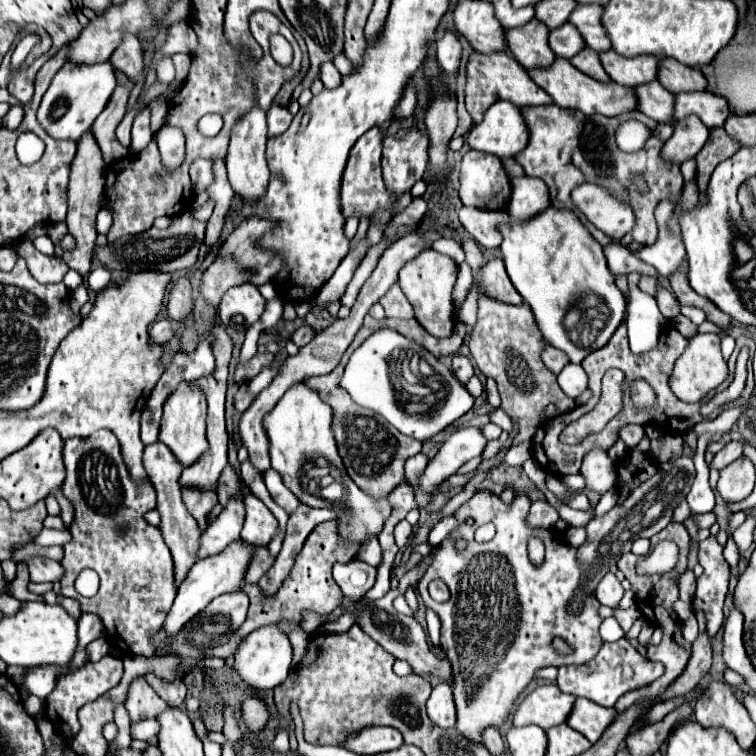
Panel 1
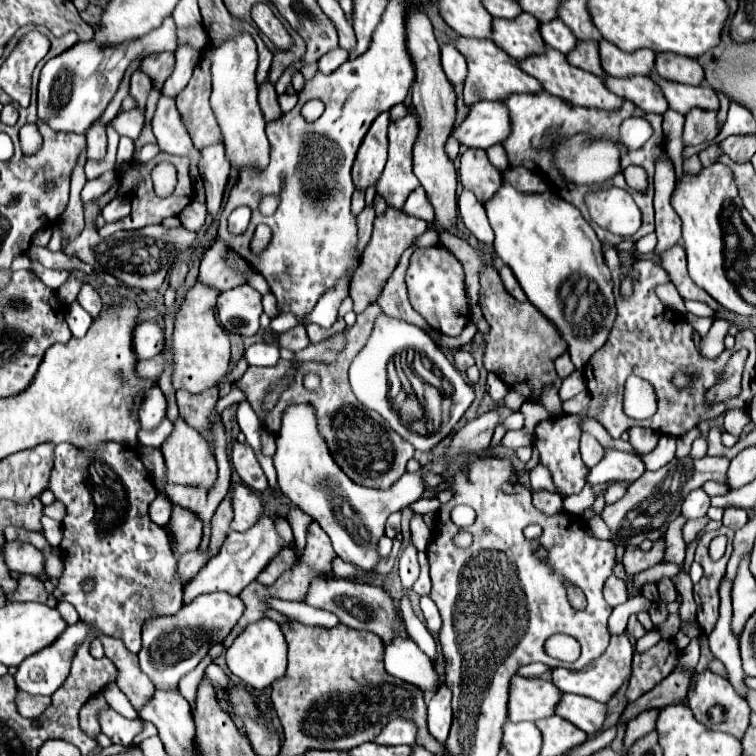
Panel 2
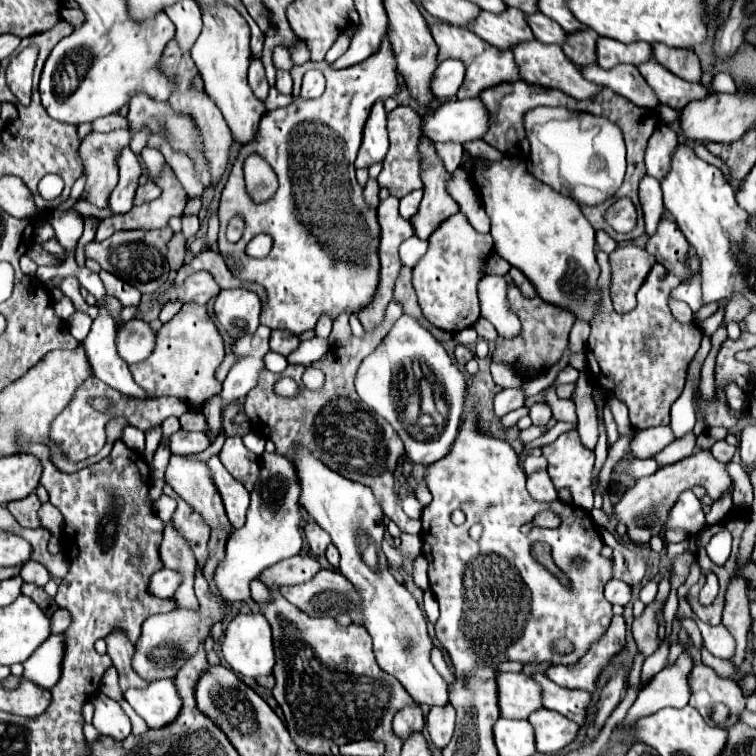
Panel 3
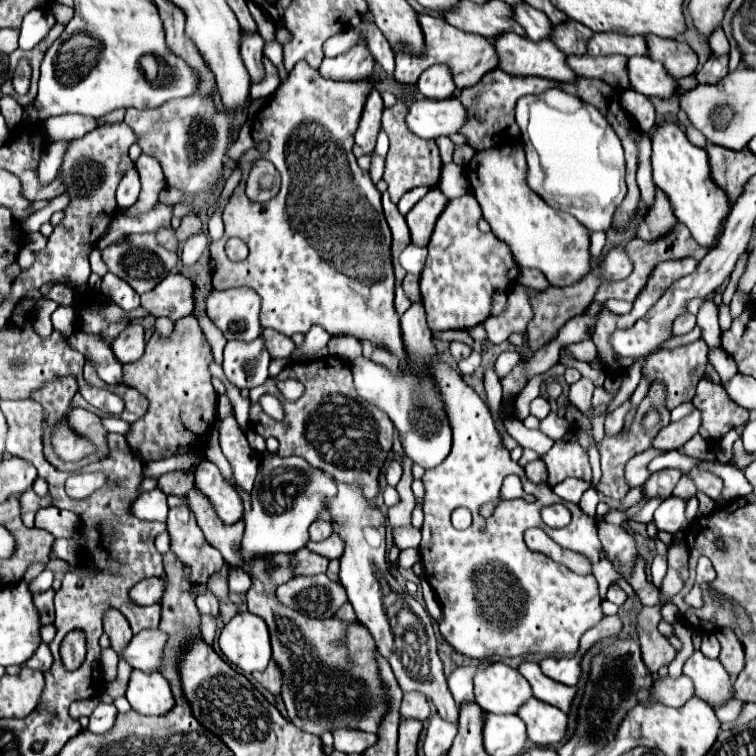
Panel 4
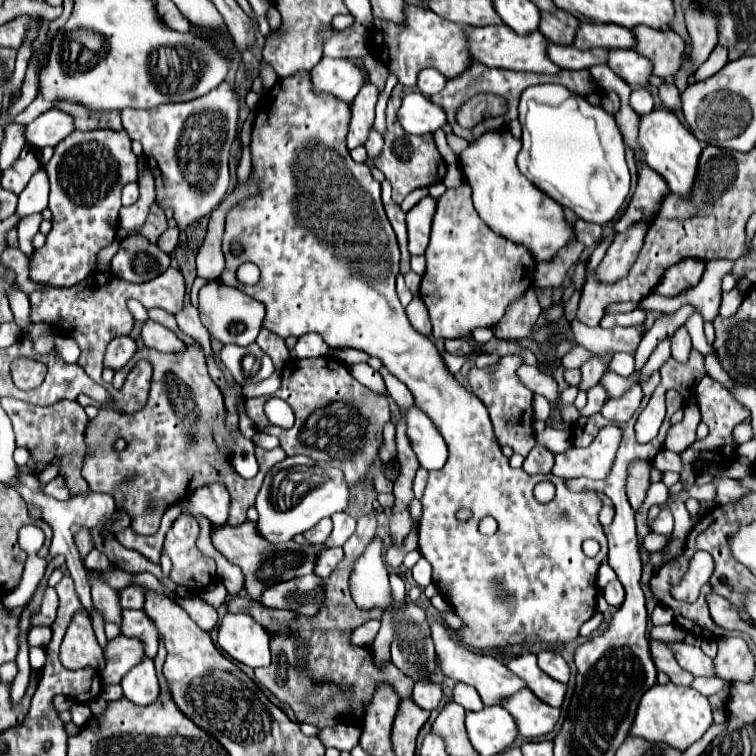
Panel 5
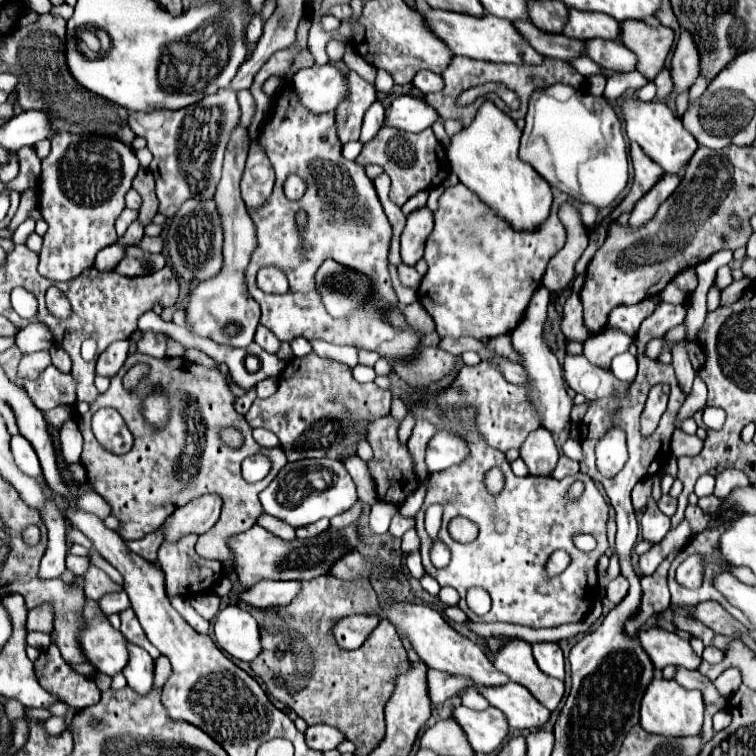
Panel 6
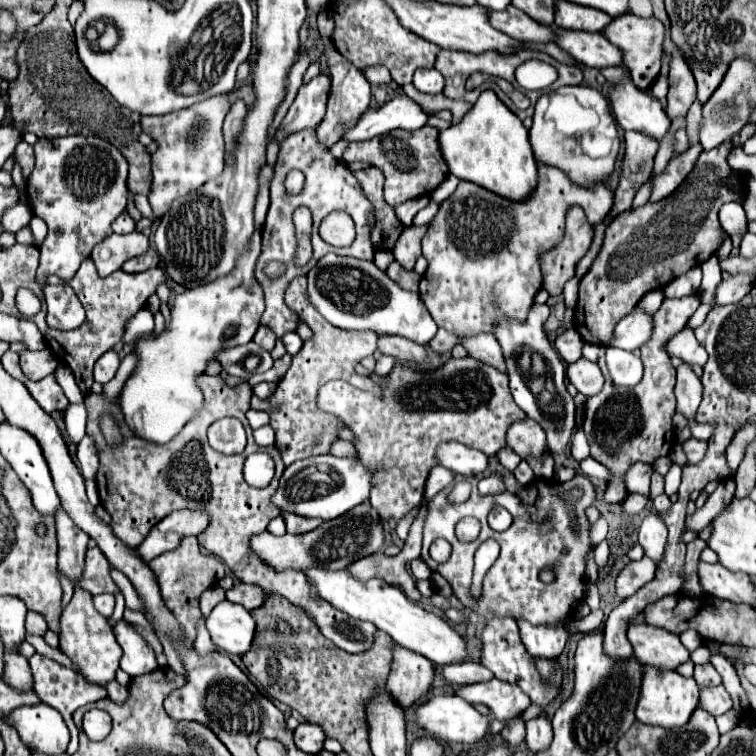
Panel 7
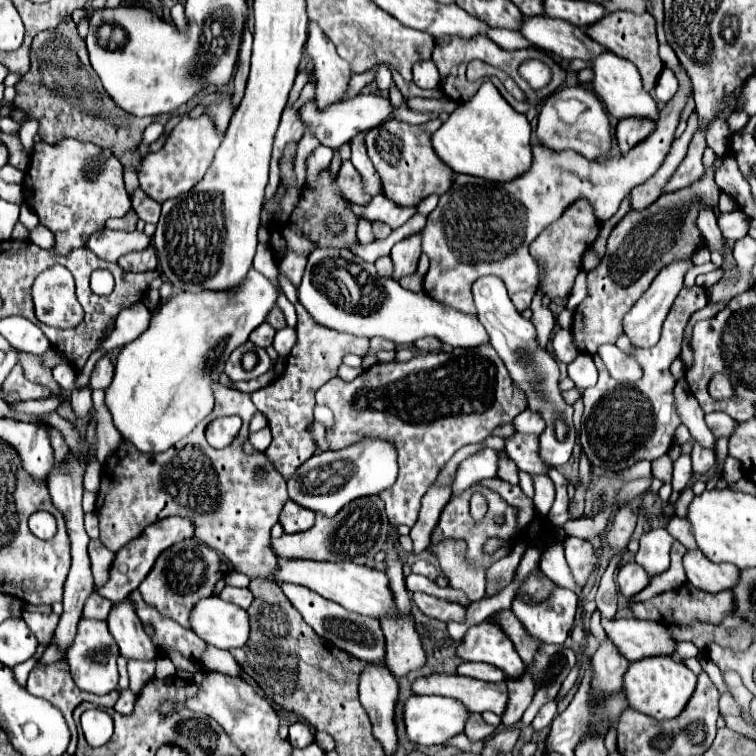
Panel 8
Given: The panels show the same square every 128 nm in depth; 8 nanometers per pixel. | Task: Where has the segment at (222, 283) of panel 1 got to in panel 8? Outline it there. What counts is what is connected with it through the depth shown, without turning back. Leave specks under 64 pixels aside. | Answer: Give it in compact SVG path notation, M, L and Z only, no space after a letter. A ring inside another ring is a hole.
M212 384L212 388L216 398L212 414L168 452L142 454L136 452L132 444L124 442L118 452L106 460L102 470L102 486L96 496L100 540L112 552L118 552L130 540L140 536L146 526L168 516L184 516L196 526L196 538L226 556L236 572L242 572L248 578L274 580L272 572L276 568L276 556L270 544L270 530L278 522L284 500L288 500L286 482L276 468L268 464L262 452L254 456L246 456L242 452L250 418L256 414L250 394L226 388L222 384ZM230 414L238 414L242 419L240 434L222 450L208 446L204 438L206 424L218 416ZM256 468L264 472L260 480L256 480ZM282 584L280 588L286 594L286 598L292 602L294 608L302 614L302 618L316 630L318 636L322 636L324 640L336 644L340 650L346 650L348 654L352 654L360 660L368 660L368 662L386 660L386 638L384 638L384 632L382 632L380 622L376 618L350 612L350 610L342 608L340 604L322 598L304 586Z

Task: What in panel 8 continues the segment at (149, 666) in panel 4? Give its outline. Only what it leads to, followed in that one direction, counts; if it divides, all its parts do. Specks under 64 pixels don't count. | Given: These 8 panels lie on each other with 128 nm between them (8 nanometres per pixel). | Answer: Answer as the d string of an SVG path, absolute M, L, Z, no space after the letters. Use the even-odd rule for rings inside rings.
M82 618L78 624L76 640L68 652L70 674L76 682L76 686L84 692L92 692L98 696L112 692L118 684L118 670L116 670L116 658L118 656L120 656L120 652L116 648L116 642L112 640L112 634L108 632L108 624Z

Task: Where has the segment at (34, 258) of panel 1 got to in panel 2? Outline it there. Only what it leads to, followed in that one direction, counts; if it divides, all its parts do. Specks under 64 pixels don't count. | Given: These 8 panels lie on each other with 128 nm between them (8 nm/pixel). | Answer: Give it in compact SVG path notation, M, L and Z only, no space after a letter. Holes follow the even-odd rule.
M32 262L32 272L54 291L62 286L69 277L69 271L48 269L36 262Z

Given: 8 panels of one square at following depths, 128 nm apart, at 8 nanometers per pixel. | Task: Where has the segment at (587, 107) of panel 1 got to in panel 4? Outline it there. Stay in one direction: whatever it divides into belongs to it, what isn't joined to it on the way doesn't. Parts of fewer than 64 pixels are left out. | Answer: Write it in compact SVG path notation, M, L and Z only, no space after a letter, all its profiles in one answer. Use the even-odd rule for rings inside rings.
M502 32L494 38L496 54L498 54L498 68L512 76L542 76L556 82L572 82L576 80L576 74L566 64L566 54L556 48L552 40L540 40L532 42L524 36L518 36L514 32Z

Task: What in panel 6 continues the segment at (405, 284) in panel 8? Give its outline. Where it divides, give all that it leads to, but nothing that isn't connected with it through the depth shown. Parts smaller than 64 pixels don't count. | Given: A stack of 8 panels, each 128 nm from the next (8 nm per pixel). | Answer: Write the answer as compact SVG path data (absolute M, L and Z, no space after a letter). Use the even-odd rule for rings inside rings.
M400 264L398 266L398 276L400 276L400 282L404 284L404 286L408 286L408 288L418 288L418 284L420 284L420 274L416 272L416 268L412 268L412 266L406 266L406 264Z

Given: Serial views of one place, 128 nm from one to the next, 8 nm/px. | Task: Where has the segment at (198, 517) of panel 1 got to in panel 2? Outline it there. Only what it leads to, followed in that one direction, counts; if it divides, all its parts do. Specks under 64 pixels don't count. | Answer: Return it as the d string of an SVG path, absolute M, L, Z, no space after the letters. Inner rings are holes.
M174 508L172 518L168 522L170 534L170 550L176 558L186 552L194 552L202 540L202 528L196 524L196 516L188 516L184 508Z

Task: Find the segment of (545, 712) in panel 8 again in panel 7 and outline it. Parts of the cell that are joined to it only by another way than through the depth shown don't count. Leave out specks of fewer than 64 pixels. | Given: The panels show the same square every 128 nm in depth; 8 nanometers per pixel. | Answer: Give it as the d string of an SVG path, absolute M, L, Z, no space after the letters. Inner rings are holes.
M538 716L526 722L526 746L532 754L540 752L540 748L548 748L552 742L552 726L546 716Z

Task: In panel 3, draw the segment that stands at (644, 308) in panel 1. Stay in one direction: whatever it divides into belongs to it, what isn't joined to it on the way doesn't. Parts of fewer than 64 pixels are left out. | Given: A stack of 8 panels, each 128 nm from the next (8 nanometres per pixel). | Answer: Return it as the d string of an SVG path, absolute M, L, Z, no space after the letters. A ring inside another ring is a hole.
M644 176L640 180L640 206L644 212L644 222L646 222L646 234L652 236L657 229L658 220L664 212L662 206L662 190L656 178Z

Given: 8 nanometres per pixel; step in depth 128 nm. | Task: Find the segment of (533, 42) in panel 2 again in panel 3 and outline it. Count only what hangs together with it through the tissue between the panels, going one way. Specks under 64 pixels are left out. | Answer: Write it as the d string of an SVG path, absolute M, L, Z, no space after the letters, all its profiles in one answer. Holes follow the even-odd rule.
M506 8L500 14L480 12L478 18L472 20L470 30L500 50L510 50L514 44L534 38L518 8Z

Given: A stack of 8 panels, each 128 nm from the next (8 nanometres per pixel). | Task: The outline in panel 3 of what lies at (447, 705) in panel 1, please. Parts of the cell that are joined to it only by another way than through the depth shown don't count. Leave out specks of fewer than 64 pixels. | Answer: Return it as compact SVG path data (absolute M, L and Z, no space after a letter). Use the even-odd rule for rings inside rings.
M434 706L426 718L426 728L430 734L430 740L436 748L446 748L452 734L454 734L454 720L456 712L452 706L448 708L438 708Z

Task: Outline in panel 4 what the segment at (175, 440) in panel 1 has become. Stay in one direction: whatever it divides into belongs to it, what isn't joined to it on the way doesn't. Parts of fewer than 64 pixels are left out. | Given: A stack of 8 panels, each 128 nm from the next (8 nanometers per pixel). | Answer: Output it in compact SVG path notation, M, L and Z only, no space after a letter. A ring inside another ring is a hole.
M194 490L188 492L190 510L194 512L198 526L202 528L208 544L212 544L224 560L232 566L242 568L252 578L252 586L248 590L248 610L260 616L272 640L274 660L282 666L284 672L284 704L288 710L288 718L294 726L304 732L320 736L322 732L332 732L342 726L366 730L378 728L384 712L386 712L386 694L378 678L378 666L374 662L374 640L370 632L362 624L344 624L336 618L308 618L290 610L288 606L280 606L274 592L280 584L292 580L294 576L294 554L266 554L252 560L242 560L240 540L244 536L244 522L236 522L226 526L212 506L204 500L204 496L196 496ZM336 640L342 640L342 646L336 646ZM350 658L350 660L348 660Z

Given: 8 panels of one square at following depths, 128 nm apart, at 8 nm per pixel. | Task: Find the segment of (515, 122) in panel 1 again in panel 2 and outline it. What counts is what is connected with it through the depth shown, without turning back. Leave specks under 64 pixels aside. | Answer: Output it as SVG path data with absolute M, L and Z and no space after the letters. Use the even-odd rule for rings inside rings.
M478 102L470 106L466 118L452 128L450 138L468 148L490 148L506 140L510 132L508 110L502 102Z

